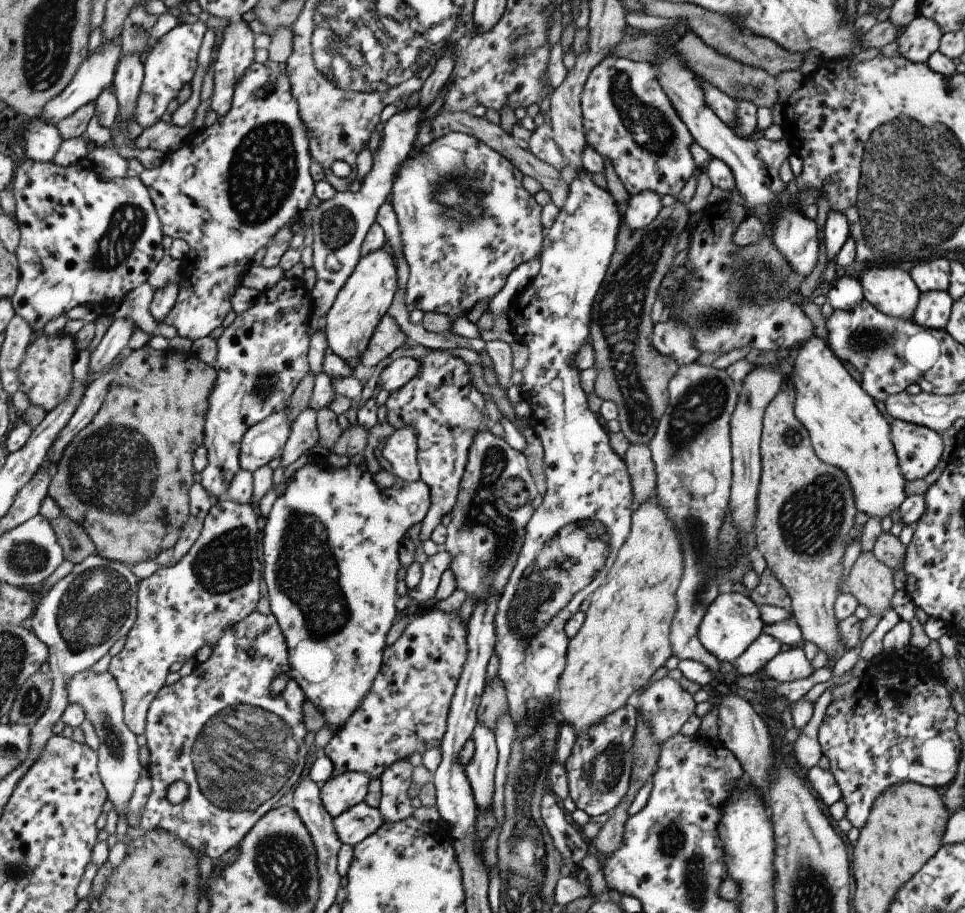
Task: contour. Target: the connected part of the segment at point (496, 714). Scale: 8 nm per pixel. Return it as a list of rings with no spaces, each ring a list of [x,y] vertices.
[[[497,675],[486,682],[479,705],[478,720],[495,731],[501,717],[510,712],[509,707],[508,690],[504,680]]]

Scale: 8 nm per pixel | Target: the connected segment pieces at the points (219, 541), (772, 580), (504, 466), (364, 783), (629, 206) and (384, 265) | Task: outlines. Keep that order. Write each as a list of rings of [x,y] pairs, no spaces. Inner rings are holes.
[[[227,497],[219,499],[209,511],[209,514],[205,519],[201,536],[196,540],[196,543],[193,545],[193,548],[191,548],[190,552],[187,553],[174,567],[161,566],[153,575],[141,580],[138,588],[138,615],[135,624],[129,631],[125,646],[112,658],[109,667],[109,672],[114,674],[115,678],[118,679],[119,688],[125,695],[126,704],[124,711],[126,723],[136,735],[146,734],[151,703],[158,697],[158,694],[162,692],[162,688],[165,684],[167,684],[169,668],[177,661],[184,662],[185,660],[189,660],[189,658],[193,658],[195,653],[201,649],[202,646],[209,645],[210,647],[213,647],[217,645],[219,639],[223,636],[223,633],[225,633],[225,630],[235,626],[238,622],[245,620],[252,612],[258,610],[258,604],[261,600],[261,578],[264,577],[263,564],[261,564],[261,560],[259,560],[261,555],[259,554],[259,550],[257,550],[257,544],[255,544],[255,534],[259,534],[260,520],[260,514],[255,512],[255,508],[251,506],[251,503],[236,503],[233,500],[229,500]]]
[[[768,567],[759,573],[759,582],[747,596],[757,605],[771,605],[789,611],[790,598]]]
[[[489,429],[474,438],[470,448],[470,460],[466,466],[457,504],[451,514],[448,539],[443,546],[452,556],[449,568],[453,569],[458,580],[458,588],[465,589],[477,602],[481,597],[490,597],[490,590],[501,593],[510,581],[519,555],[526,541],[526,526],[533,516],[532,497],[537,496],[535,480],[527,456],[510,445],[503,437],[497,437]]]
[[[345,773],[322,784],[322,801],[329,814],[341,816],[365,801],[372,780],[365,773]]]
[[[638,192],[627,200],[621,226],[627,225],[632,231],[641,230],[659,214],[661,207],[661,196],[656,192]]]
[[[383,249],[363,256],[326,316],[324,331],[331,352],[344,358],[353,368],[362,364],[363,353],[369,348],[382,318],[390,312],[397,291],[398,267],[393,256]]]

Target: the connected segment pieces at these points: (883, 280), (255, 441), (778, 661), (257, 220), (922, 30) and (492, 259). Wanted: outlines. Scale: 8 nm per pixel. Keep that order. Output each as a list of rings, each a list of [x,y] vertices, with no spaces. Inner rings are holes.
[[[897,268],[862,270],[859,281],[863,299],[890,317],[911,319],[920,292],[909,273]]]
[[[285,410],[252,426],[242,440],[242,468],[254,473],[271,460],[281,458],[292,431],[292,424]]]
[[[801,646],[779,651],[762,668],[762,674],[776,682],[791,682],[809,676],[814,670],[803,655]]]
[[[269,60],[264,63],[254,62],[251,70],[238,82],[238,88],[235,89],[234,94],[233,108],[225,117],[218,117],[215,124],[205,126],[201,130],[195,130],[183,143],[183,146],[179,150],[176,150],[176,152],[169,153],[159,166],[153,167],[152,169],[145,169],[141,173],[140,177],[145,183],[145,186],[150,190],[151,198],[154,199],[156,209],[162,219],[164,233],[172,239],[182,238],[190,244],[190,251],[185,258],[184,270],[189,270],[191,276],[187,276],[184,273],[182,281],[178,282],[179,294],[177,294],[175,308],[173,308],[166,319],[159,322],[172,325],[176,329],[177,334],[189,338],[193,342],[208,337],[217,326],[223,324],[225,316],[231,312],[231,300],[233,300],[237,288],[243,286],[243,277],[252,267],[251,260],[253,260],[255,252],[259,248],[263,248],[263,246],[269,246],[270,242],[274,240],[275,236],[277,236],[283,227],[289,226],[291,222],[299,217],[300,212],[309,208],[311,196],[316,194],[316,180],[310,171],[314,160],[311,154],[310,144],[310,130],[300,113],[298,100],[292,93],[288,64],[277,64]]]
[[[917,15],[896,36],[897,56],[912,63],[924,63],[938,50],[942,33],[935,21]]]
[[[461,131],[449,132],[444,137],[435,139],[424,149],[412,151],[410,157],[398,169],[391,200],[402,232],[403,256],[410,268],[406,292],[406,305],[409,312],[413,312],[413,310],[421,310],[423,313],[433,311],[450,315],[453,318],[466,316],[481,300],[490,301],[491,298],[495,298],[503,290],[509,274],[517,266],[521,266],[523,262],[529,262],[533,258],[540,258],[544,245],[543,222],[541,222],[543,207],[537,202],[536,195],[531,195],[525,190],[523,175],[523,172],[512,163],[511,159],[507,159],[506,156],[492,149],[486,142]]]

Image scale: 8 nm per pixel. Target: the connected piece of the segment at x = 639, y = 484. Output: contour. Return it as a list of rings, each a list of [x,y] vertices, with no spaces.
[[[630,444],[624,460],[632,488],[635,506],[653,497],[656,489],[656,472],[648,444]]]

